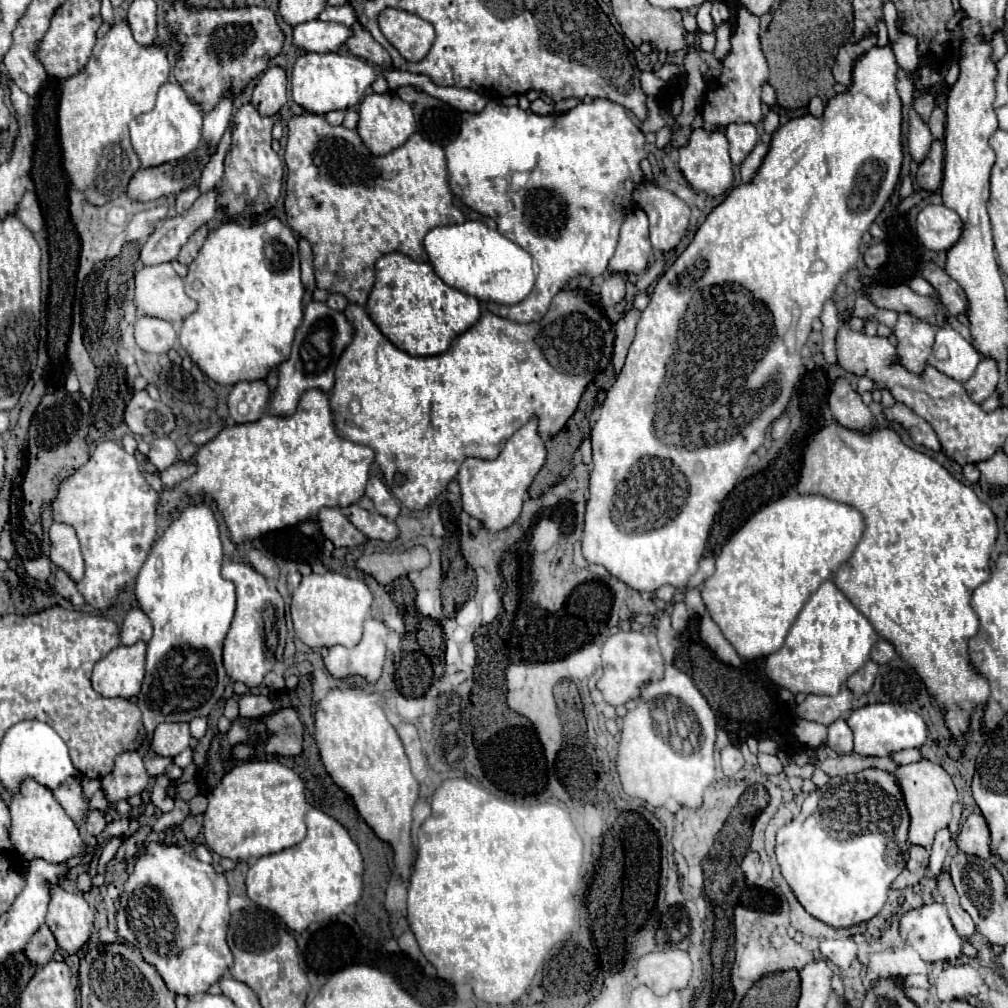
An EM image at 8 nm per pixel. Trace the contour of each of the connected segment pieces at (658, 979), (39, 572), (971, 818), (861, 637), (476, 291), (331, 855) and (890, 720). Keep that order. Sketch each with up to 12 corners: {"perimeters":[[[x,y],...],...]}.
{"perimeters":[[[682,949],[646,953],[636,963],[640,985],[656,995],[680,991],[692,977]],[[36,557],[22,561],[26,573],[38,581],[48,581],[50,559]],[[980,811],[964,821],[956,845],[992,859],[988,823]],[[832,583],[802,607],[766,675],[836,695],[878,633]],[[482,221],[434,227],[424,249],[446,285],[520,303],[532,257]],[[320,809],[298,845],[260,857],[248,897],[292,931],[362,893],[364,859]],[[894,703],[850,713],[854,753],[922,747],[924,719]]]}

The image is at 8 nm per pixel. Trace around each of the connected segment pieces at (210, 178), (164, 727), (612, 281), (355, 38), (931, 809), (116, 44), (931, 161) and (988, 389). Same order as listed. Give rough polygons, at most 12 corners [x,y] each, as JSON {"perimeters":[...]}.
{"perimeters":[[[230,129],[222,135],[198,187],[214,189],[224,173],[224,155],[230,147]],[[160,723],[152,751],[176,757],[190,745],[188,723]],[[608,275],[600,289],[604,307],[624,299],[624,275]],[[352,33],[344,45],[356,57],[390,67],[388,51],[370,33]],[[922,759],[896,773],[908,841],[930,849],[958,803],[950,775]],[[126,21],[62,85],[62,165],[100,207],[140,169],[128,125],[170,75]],[[934,141],[916,171],[918,187],[938,191],[942,183],[944,143]],[[982,359],[964,383],[972,401],[984,403],[996,391],[996,361]]]}

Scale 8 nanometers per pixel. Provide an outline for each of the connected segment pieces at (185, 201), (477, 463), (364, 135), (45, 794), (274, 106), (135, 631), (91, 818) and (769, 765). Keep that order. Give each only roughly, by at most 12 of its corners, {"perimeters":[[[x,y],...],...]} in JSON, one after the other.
{"perimeters":[[[186,187],[176,195],[176,213],[184,213],[196,199],[198,187]],[[532,417],[496,459],[464,459],[464,511],[488,531],[510,527],[542,469]],[[368,93],[358,135],[372,155],[414,131],[412,107],[394,93]],[[52,791],[12,795],[10,839],[28,861],[66,863],[84,845]],[[266,69],[254,91],[252,105],[274,115],[286,105],[286,71]],[[142,609],[122,623],[122,643],[150,641],[152,623]],[[98,809],[88,811],[86,831],[96,837],[106,827]],[[758,755],[760,771],[766,775],[782,773],[776,755]]]}

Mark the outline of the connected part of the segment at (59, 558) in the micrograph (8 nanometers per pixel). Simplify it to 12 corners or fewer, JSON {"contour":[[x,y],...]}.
{"contour":[[54,521],[48,531],[50,559],[74,581],[84,559],[72,525]]}

